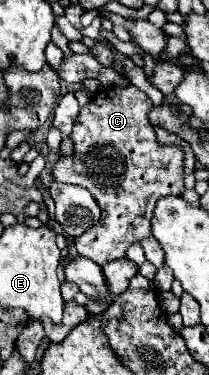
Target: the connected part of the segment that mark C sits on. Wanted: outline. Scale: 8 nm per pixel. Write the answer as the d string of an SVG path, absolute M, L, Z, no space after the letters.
M134 85L128 87L106 87L106 91L98 91L88 105L82 107L74 131L74 153L68 157L62 157L54 167L54 179L60 183L72 183L86 187L92 197L98 201L102 209L102 227L88 229L84 235L76 239L78 255L92 259L96 265L104 265L114 259L124 259L126 249L132 243L138 243L140 239L150 235L150 221L154 205L164 195L182 195L184 191L184 151L182 149L164 149L160 141L156 139L154 127L148 121L148 111L152 107L152 101L146 93L136 89Z

